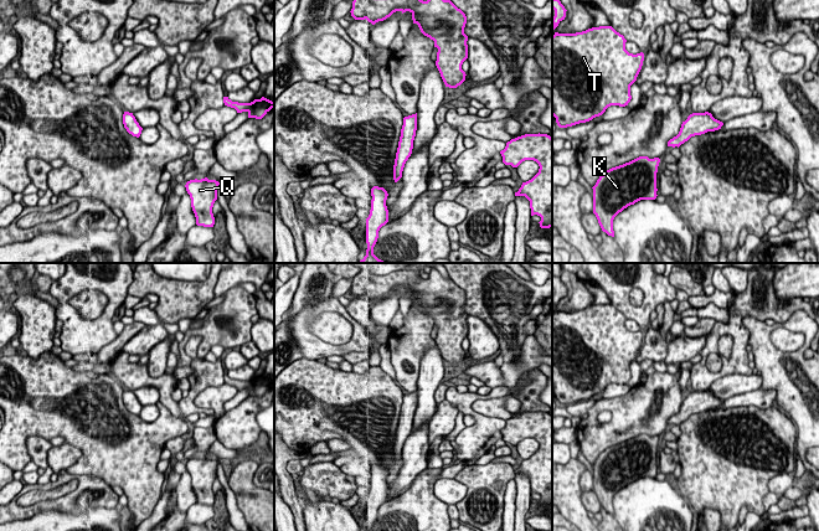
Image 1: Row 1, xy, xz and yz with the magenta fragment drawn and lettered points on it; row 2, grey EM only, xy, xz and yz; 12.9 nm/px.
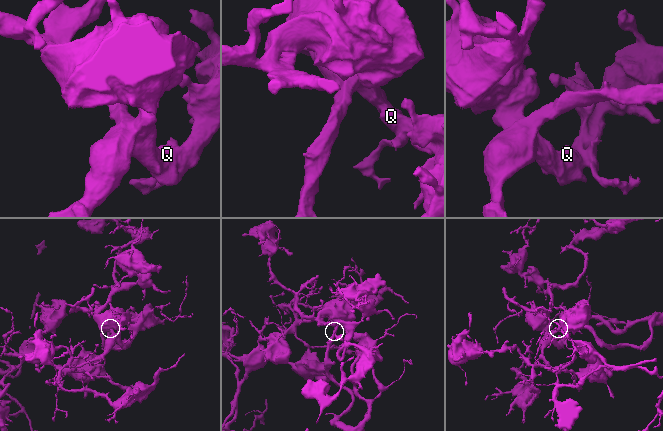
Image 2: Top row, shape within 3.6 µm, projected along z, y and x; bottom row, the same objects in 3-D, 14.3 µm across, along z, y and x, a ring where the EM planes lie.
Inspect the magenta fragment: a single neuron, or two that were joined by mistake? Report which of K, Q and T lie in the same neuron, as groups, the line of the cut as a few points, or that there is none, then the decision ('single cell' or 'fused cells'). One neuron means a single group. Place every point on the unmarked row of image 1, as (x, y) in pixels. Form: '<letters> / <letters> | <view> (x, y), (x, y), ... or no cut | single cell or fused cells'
K Q T | no cut | single cell

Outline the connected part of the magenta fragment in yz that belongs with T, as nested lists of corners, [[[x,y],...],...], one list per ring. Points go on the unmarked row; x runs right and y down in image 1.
[[[612,304],[592,305],[576,311],[552,314],[552,393],[560,406],[586,401],[611,383],[625,385],[630,364],[642,347],[644,331],[629,331],[623,313]]]

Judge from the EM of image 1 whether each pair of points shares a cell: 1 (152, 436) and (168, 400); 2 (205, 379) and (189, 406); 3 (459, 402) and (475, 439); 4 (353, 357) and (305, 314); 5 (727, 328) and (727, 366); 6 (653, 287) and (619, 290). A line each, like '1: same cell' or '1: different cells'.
1: different cells
2: same cell
3: same cell
4: different cells
5: same cell
6: same cell

